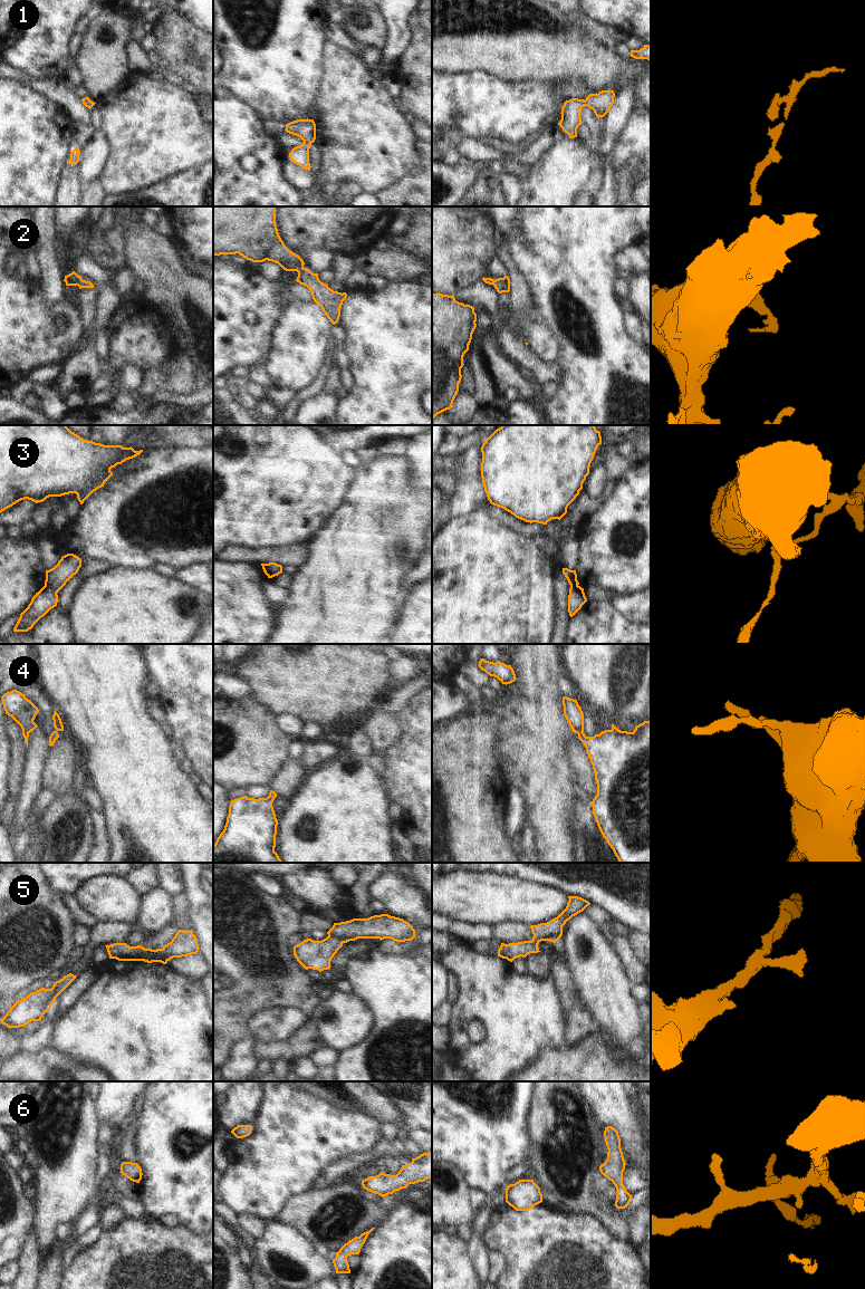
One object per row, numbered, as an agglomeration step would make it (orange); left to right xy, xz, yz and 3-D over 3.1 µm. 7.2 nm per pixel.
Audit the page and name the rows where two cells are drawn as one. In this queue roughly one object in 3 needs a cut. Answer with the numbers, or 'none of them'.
3

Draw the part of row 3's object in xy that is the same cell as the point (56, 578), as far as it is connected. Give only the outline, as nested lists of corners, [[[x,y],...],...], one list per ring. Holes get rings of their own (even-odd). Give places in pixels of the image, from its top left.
[[[74,554],[63,556],[54,568],[46,570],[45,586],[58,593],[80,567],[81,559],[78,556]]]

